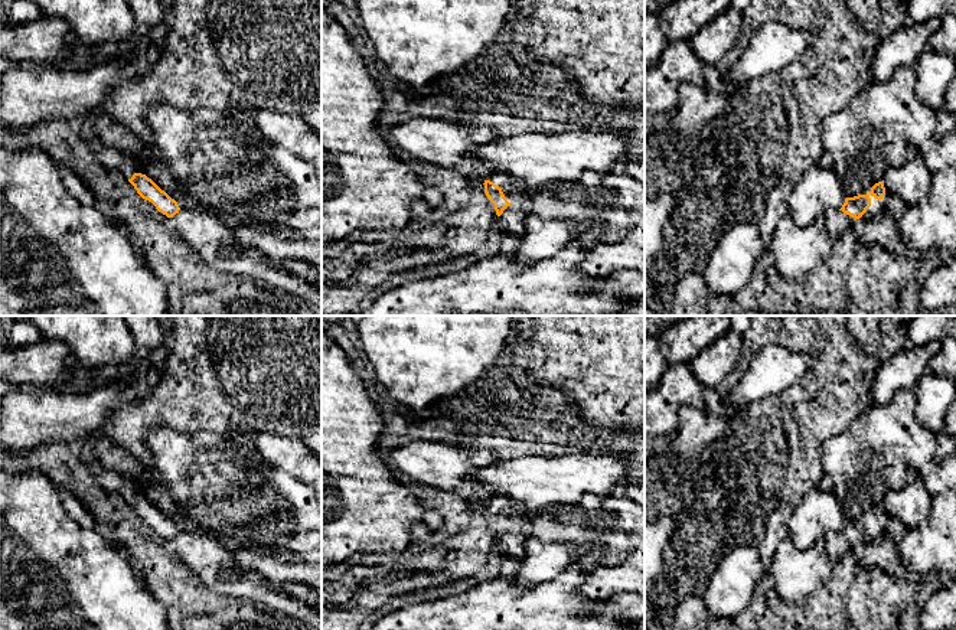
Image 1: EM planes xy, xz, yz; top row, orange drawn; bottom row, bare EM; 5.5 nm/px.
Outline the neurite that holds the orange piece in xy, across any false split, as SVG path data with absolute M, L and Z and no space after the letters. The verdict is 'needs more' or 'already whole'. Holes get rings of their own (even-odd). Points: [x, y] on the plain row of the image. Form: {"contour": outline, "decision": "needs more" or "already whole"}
{"contour": "M134 496L128 505L137 516L151 525L159 535L174 542L174 548L182 561L192 569L202 582L229 603L252 603L255 605L275 610L300 618L314 630L322 630L322 611L304 605L300 600L288 595L280 588L265 582L261 577L249 577L222 582L219 571L235 565L232 554L216 542L212 536L202 533L180 532L177 525L161 513L146 497Z", "decision": "needs more"}

